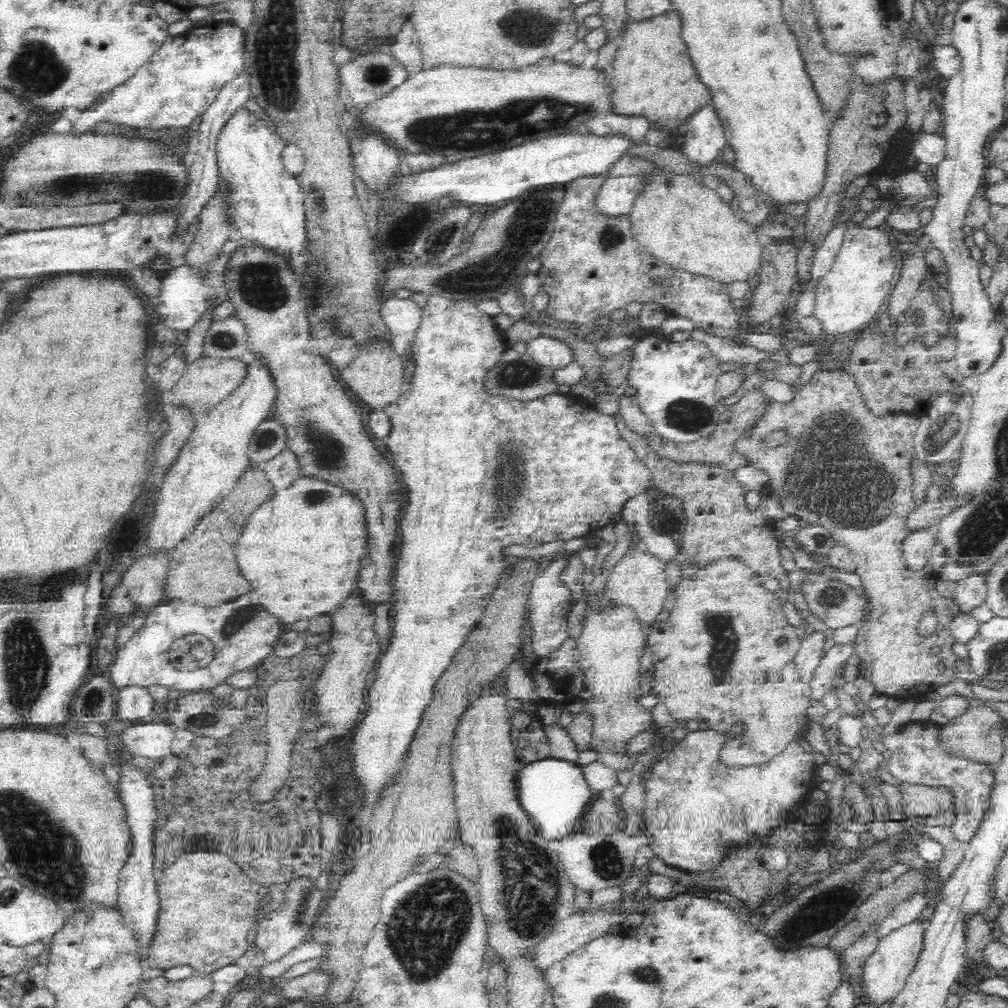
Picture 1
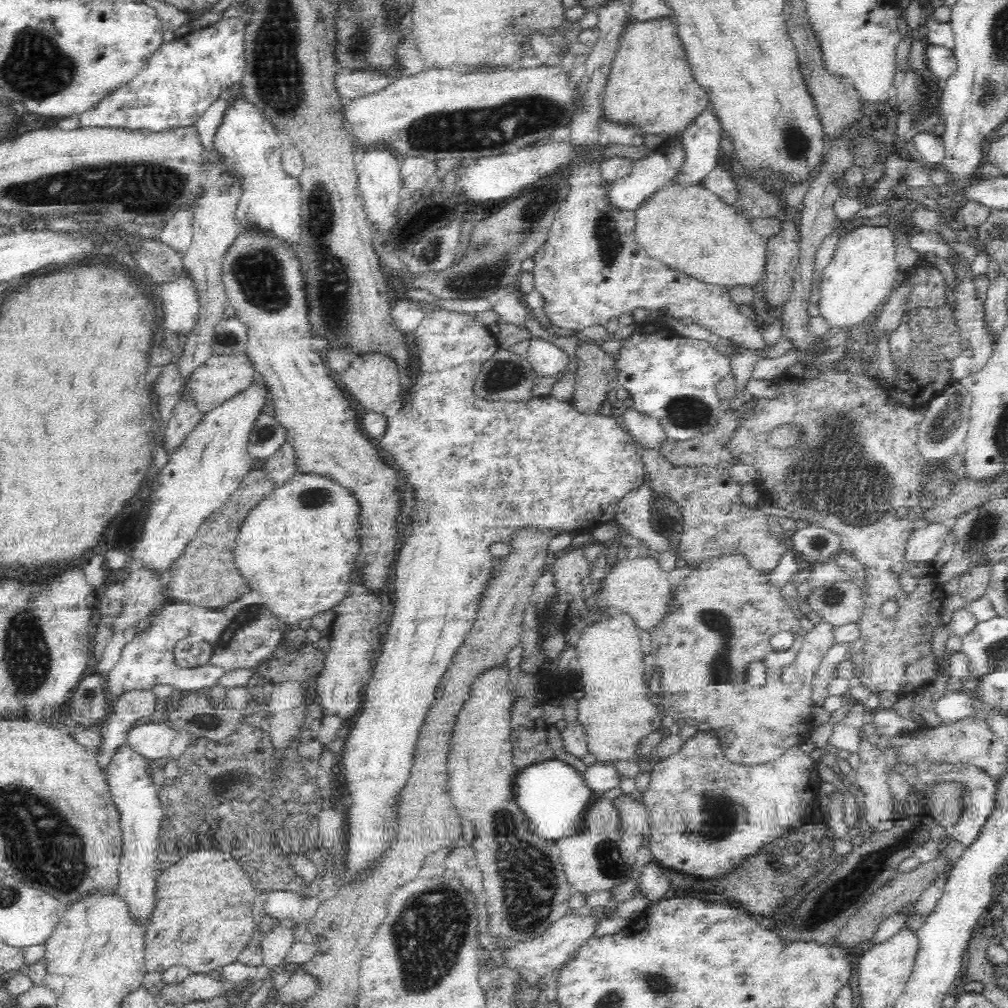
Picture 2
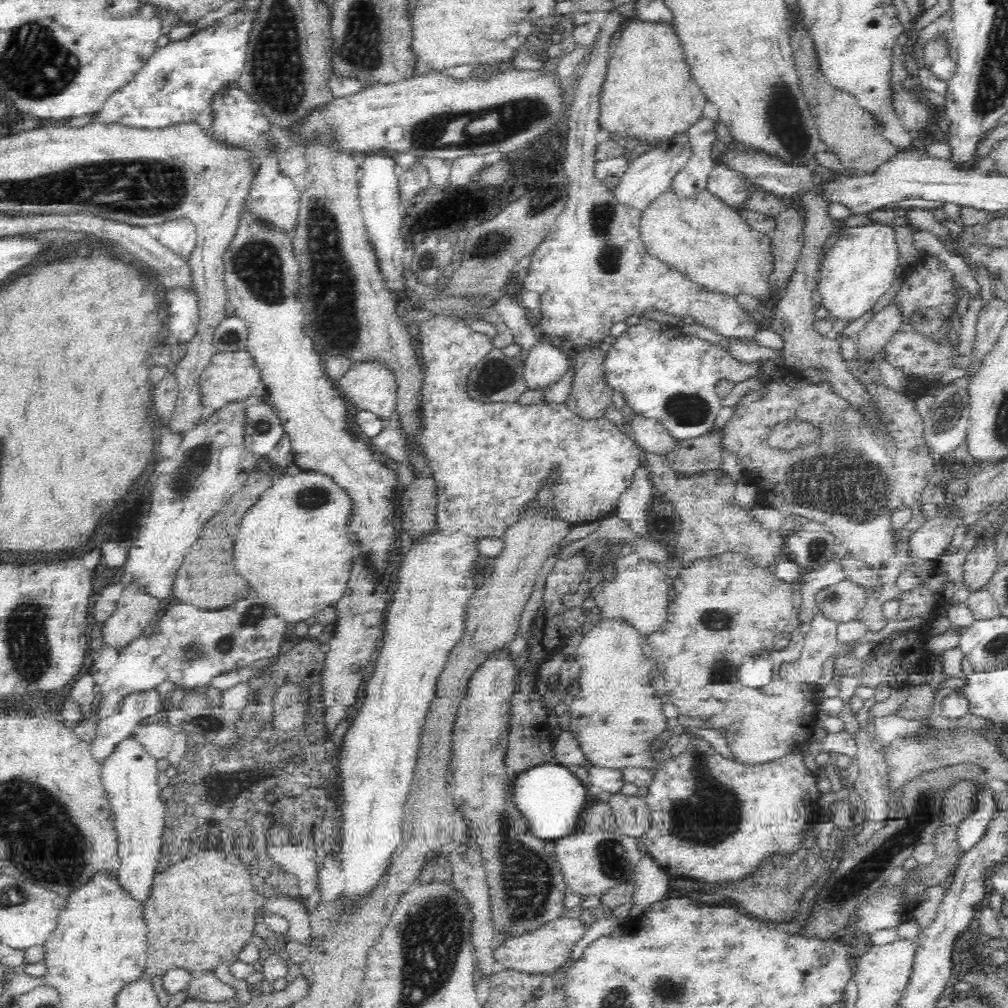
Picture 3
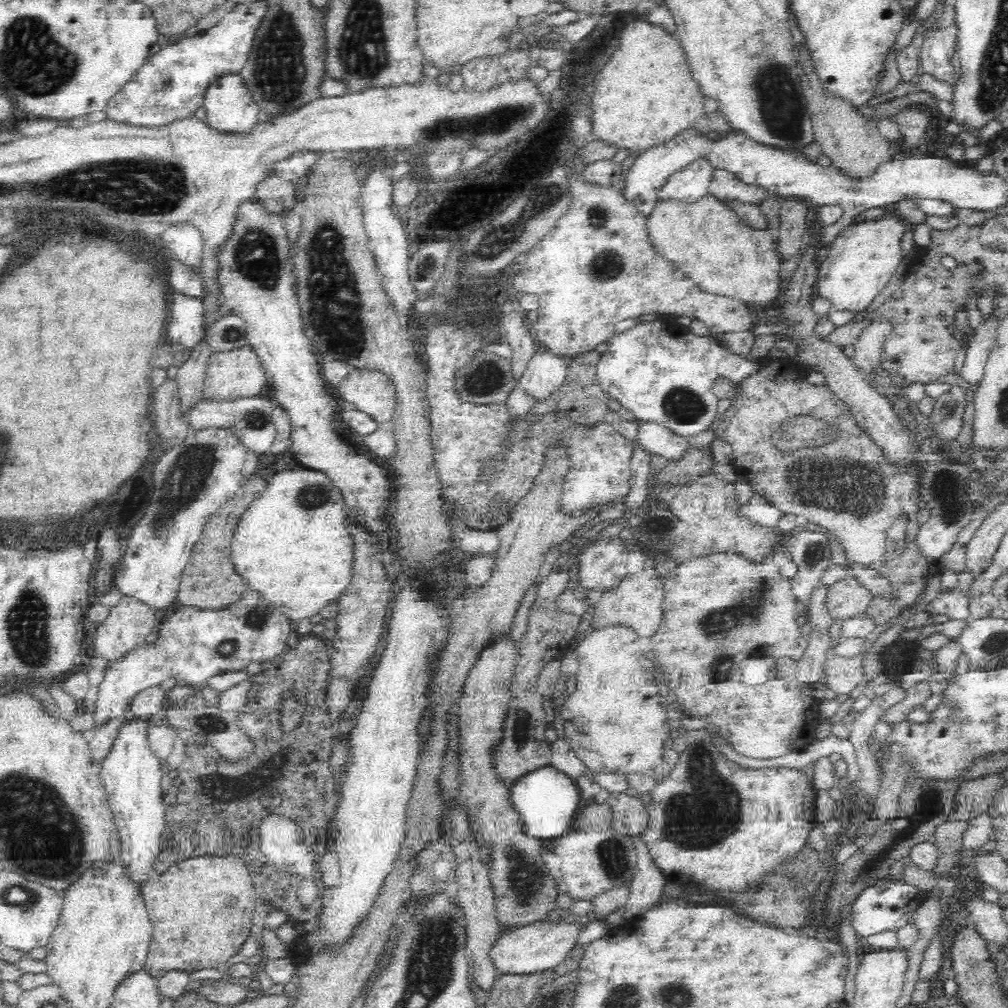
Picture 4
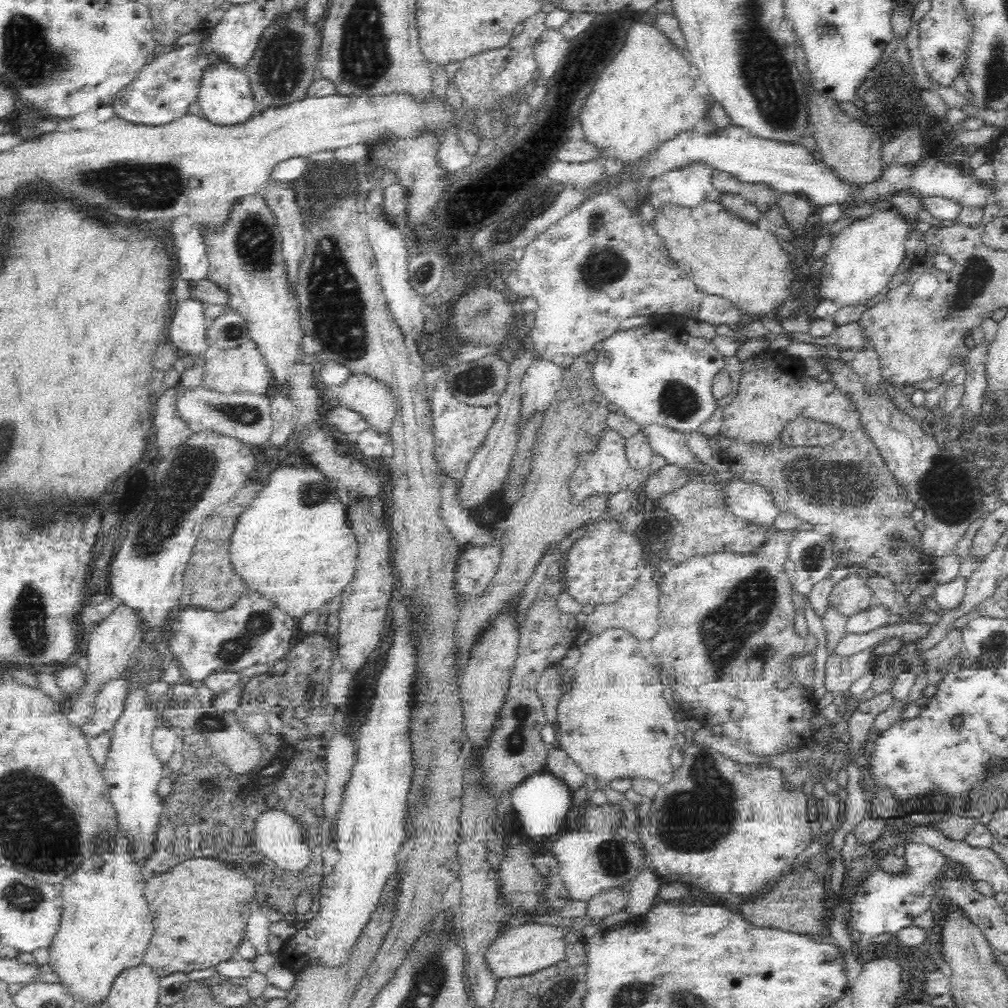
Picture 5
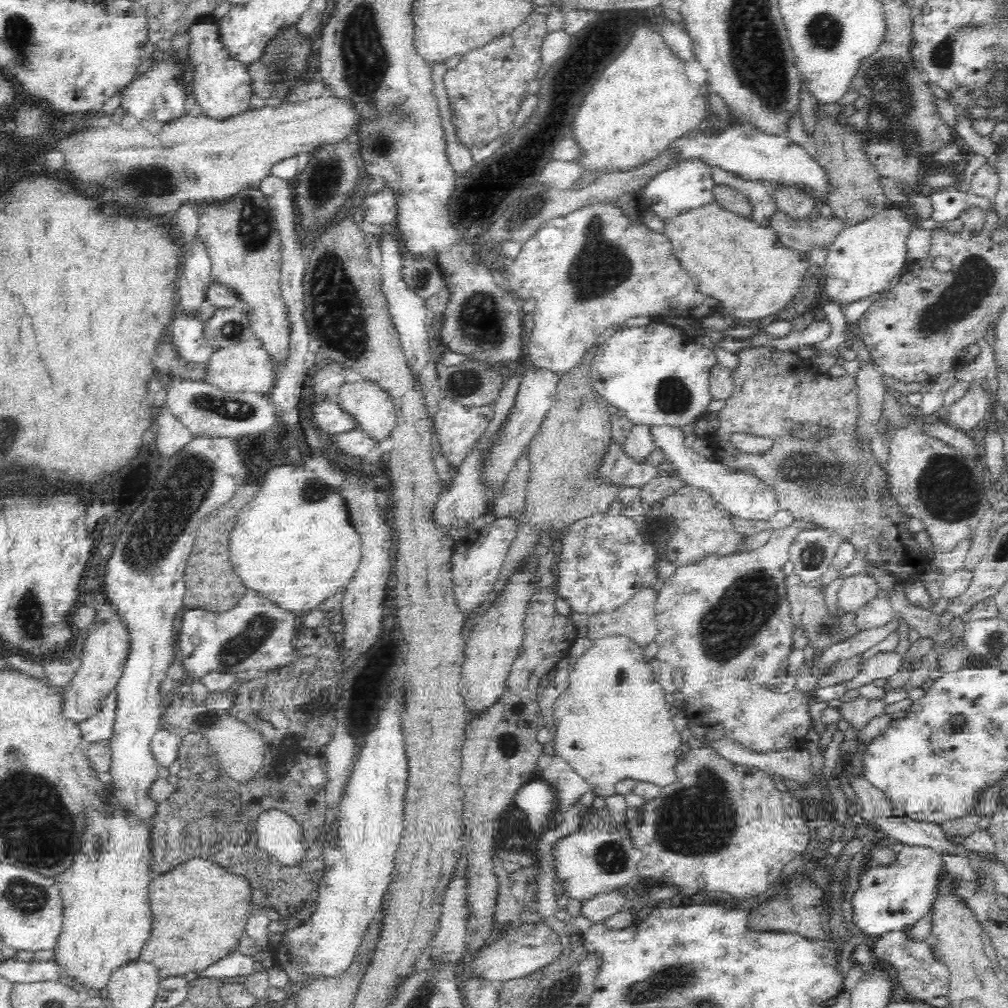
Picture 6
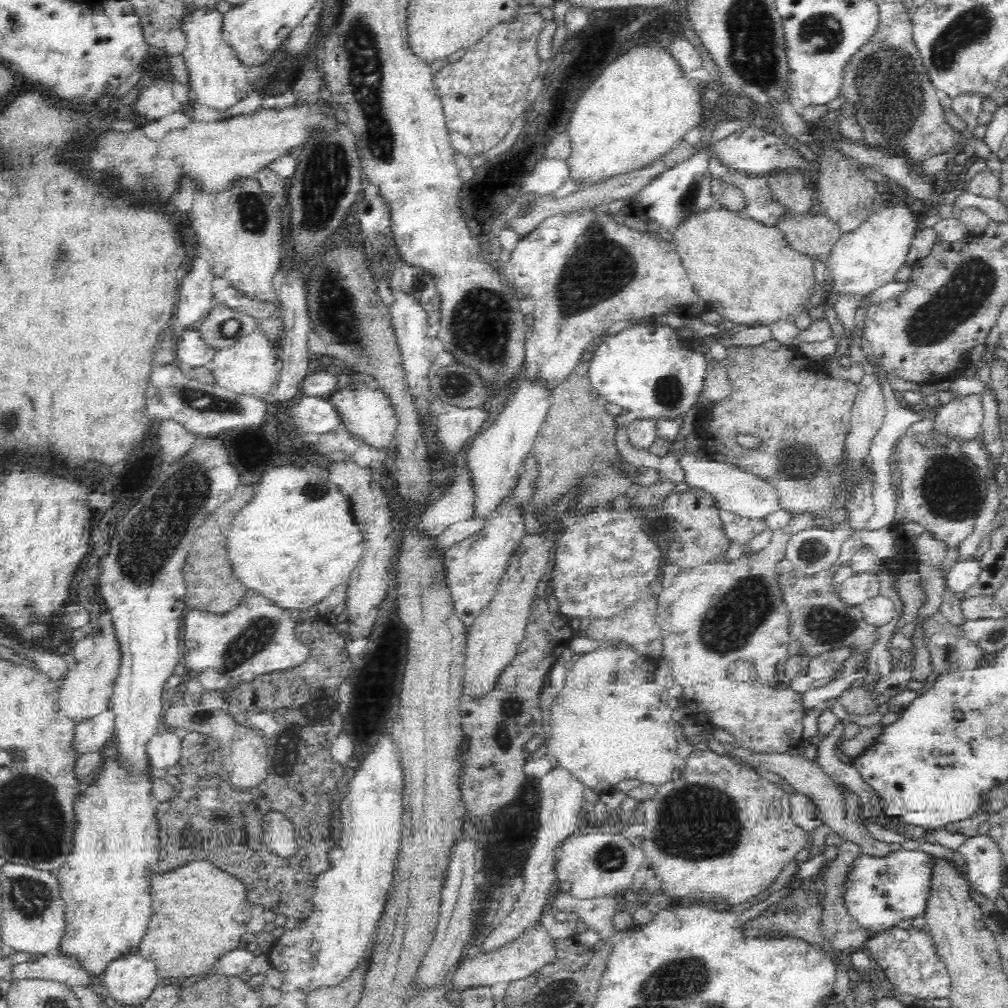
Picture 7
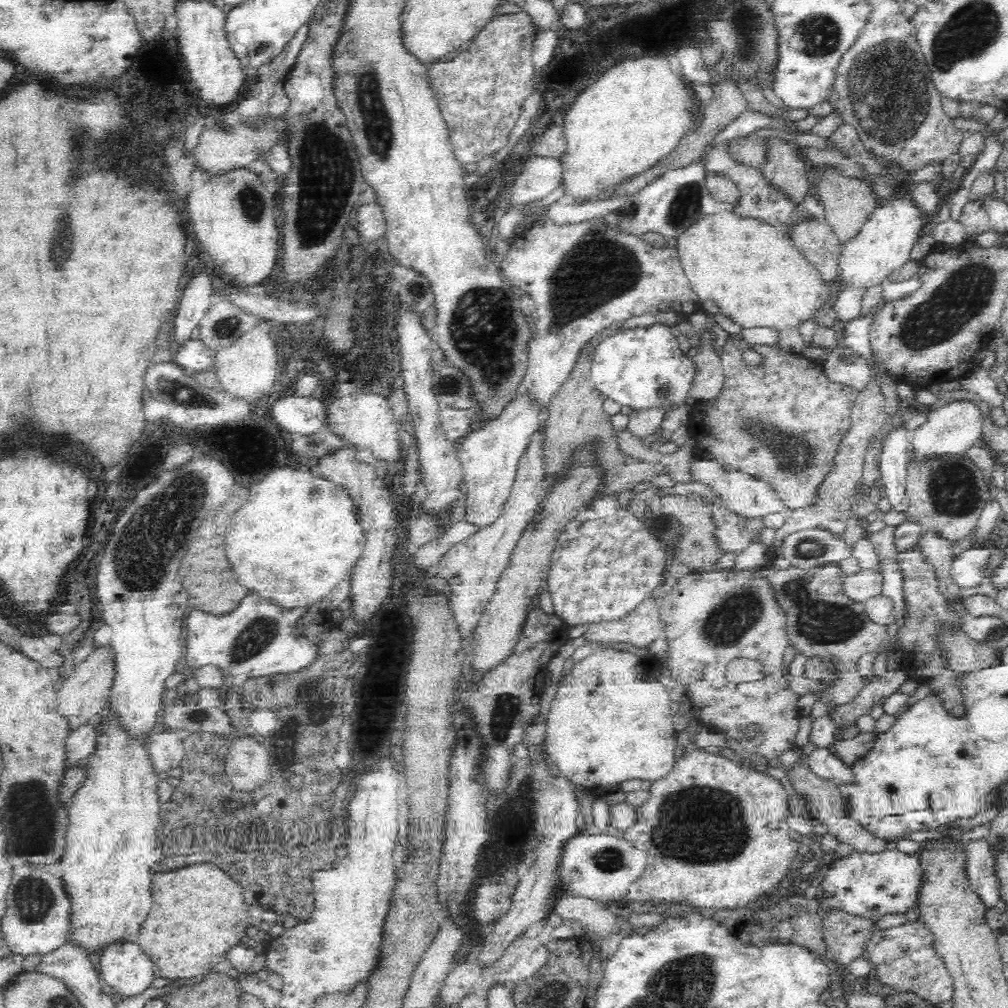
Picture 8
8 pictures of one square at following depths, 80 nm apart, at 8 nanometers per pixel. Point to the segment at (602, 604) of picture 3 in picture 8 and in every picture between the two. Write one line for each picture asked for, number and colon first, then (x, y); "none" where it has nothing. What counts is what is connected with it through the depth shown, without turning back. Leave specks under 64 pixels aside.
4: (636, 601)
5: (636, 610)
6: (636, 618)
7: (637, 625)
8: (639, 628)

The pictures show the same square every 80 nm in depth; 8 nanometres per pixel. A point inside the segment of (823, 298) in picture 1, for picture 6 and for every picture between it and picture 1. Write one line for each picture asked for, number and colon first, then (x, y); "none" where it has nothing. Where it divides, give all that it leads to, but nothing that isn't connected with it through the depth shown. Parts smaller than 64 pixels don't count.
2: (855, 285)
3: (862, 264)
4: (861, 260)
5: (862, 259)
6: (864, 258)

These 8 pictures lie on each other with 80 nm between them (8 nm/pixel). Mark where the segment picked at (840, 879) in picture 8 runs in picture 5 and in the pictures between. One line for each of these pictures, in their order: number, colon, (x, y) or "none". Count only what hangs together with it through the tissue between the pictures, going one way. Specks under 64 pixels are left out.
5: (881, 904)
6: (888, 899)
7: (880, 892)

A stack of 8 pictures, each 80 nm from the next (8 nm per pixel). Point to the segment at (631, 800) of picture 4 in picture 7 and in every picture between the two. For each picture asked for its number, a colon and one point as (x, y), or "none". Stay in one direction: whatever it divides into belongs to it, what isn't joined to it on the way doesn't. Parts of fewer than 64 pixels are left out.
5: (614, 722)
6: (612, 723)
7: (610, 723)

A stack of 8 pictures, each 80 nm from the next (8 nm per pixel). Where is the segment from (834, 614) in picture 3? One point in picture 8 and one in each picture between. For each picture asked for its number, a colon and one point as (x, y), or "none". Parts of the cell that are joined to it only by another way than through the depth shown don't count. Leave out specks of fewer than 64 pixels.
4: (848, 598)
5: (850, 596)
6: (859, 589)
7: (856, 589)
8: (865, 584)

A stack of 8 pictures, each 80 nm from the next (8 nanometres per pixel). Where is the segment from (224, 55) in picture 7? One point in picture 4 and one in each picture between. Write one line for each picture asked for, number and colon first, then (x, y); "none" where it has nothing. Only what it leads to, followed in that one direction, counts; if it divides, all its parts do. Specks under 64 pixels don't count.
4: (230, 109)
5: (225, 96)
6: (222, 88)

